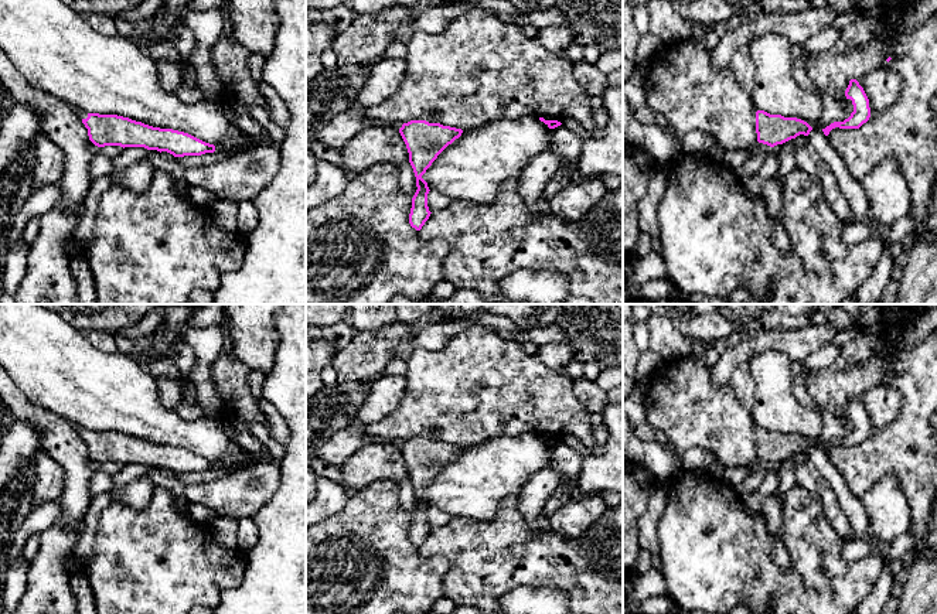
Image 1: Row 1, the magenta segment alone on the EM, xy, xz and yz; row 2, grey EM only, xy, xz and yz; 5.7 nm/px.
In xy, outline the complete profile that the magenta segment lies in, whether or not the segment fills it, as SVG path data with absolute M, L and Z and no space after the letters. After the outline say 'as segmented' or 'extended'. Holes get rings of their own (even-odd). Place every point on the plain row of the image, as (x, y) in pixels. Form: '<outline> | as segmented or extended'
M74 424L85 444L89 457L98 463L144 464L167 468L174 474L214 470L215 463L188 450L160 446L117 431L88 430Z | extended

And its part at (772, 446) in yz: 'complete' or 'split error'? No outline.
complete

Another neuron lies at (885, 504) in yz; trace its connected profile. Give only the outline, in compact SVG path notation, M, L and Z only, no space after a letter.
M893 475L880 478L859 499L869 519L870 540L892 543L910 531L907 499Z

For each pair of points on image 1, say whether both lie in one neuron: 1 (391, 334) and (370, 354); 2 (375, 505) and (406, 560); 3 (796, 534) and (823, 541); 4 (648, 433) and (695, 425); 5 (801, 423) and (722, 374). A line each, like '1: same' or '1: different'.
1: same
2: same
3: same
4: different
5: different

